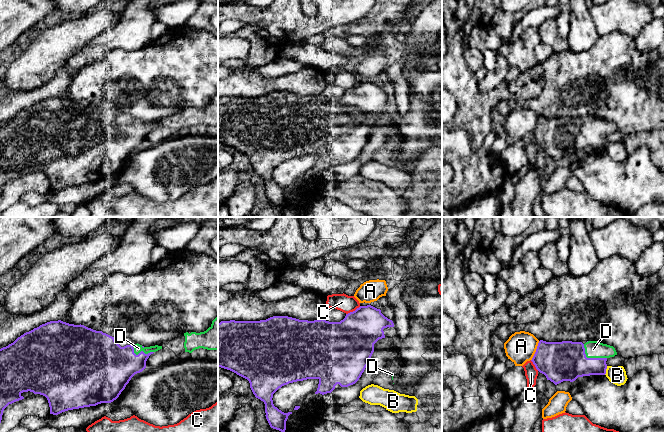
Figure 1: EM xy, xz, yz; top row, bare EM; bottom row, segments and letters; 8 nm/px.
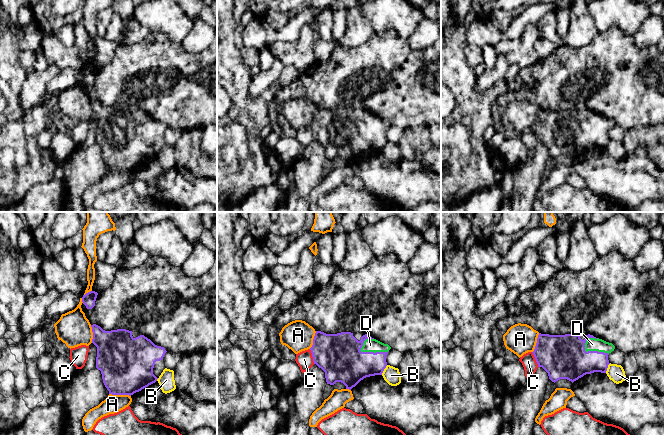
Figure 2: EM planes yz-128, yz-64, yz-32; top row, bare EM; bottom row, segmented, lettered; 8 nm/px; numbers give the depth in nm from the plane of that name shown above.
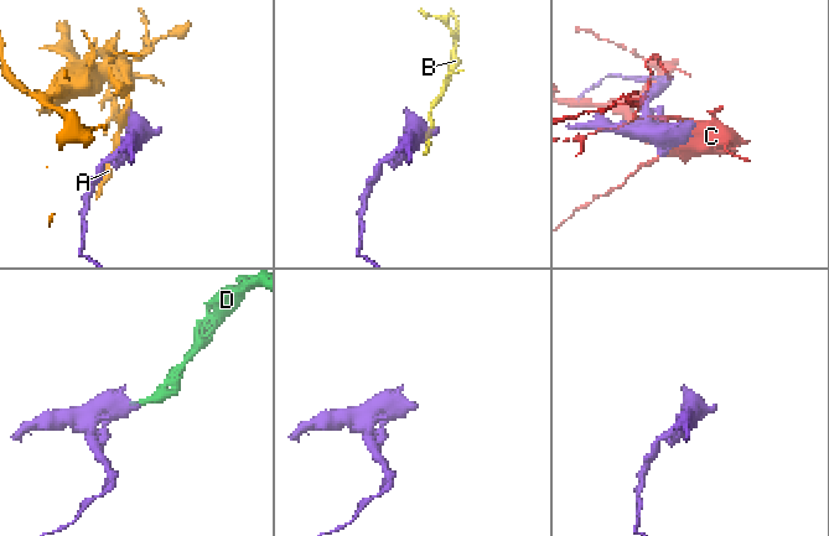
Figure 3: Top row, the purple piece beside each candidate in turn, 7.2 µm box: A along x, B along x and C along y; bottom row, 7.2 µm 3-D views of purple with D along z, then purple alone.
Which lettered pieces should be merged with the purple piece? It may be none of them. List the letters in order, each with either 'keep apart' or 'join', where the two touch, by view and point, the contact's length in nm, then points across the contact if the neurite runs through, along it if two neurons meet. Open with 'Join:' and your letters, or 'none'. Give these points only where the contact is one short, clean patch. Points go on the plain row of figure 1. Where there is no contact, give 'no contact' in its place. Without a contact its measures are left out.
Join: D
A: keep apart; meets purple in yz at (536, 127); contact 170 nm long
B: keep apart; meets purple in yz at (605, 146); contact 80 nm long
C: keep apart; meets purple in xz at (353, 87); contact 140 nm long; border along xz (360, 82), (346, 90)
D: join; meets purple in yz at (590, 134); contact 220 nm long

